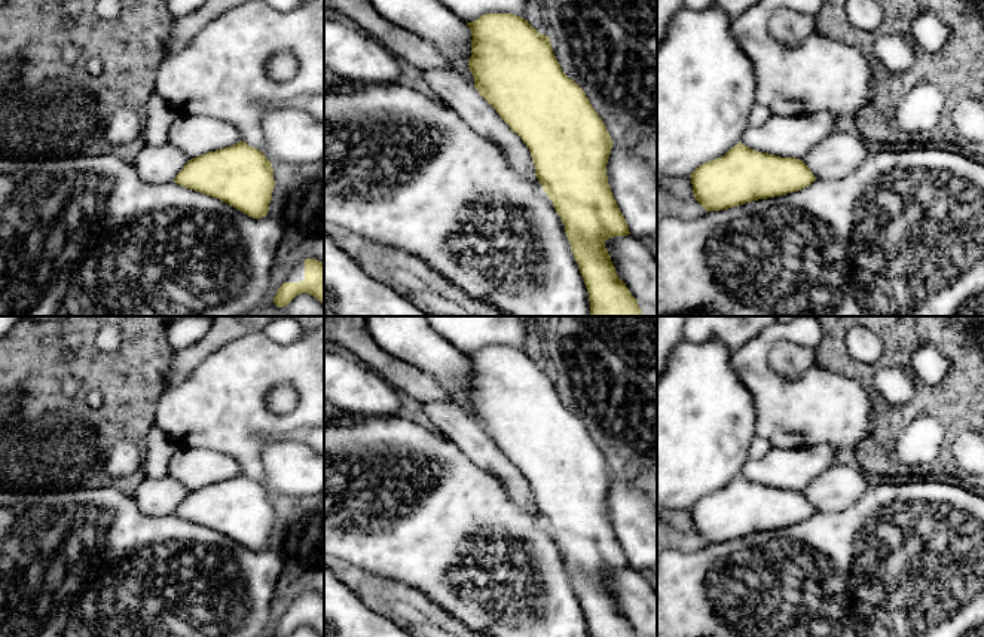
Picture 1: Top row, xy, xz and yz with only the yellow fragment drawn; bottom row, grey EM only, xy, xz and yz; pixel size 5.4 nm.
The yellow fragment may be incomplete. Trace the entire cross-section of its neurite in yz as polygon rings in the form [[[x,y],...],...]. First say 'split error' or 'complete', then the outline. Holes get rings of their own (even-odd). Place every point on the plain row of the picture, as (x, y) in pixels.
complete | [[[742,475],[690,509],[694,530],[706,545],[798,524],[816,512],[801,491],[761,486]]]

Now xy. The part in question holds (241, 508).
complete | [[[244,474],[190,491],[174,515],[220,532],[253,551],[268,548],[275,518],[272,496]]]

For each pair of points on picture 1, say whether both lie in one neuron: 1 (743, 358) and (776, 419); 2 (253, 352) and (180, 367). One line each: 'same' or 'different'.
1: same
2: different

